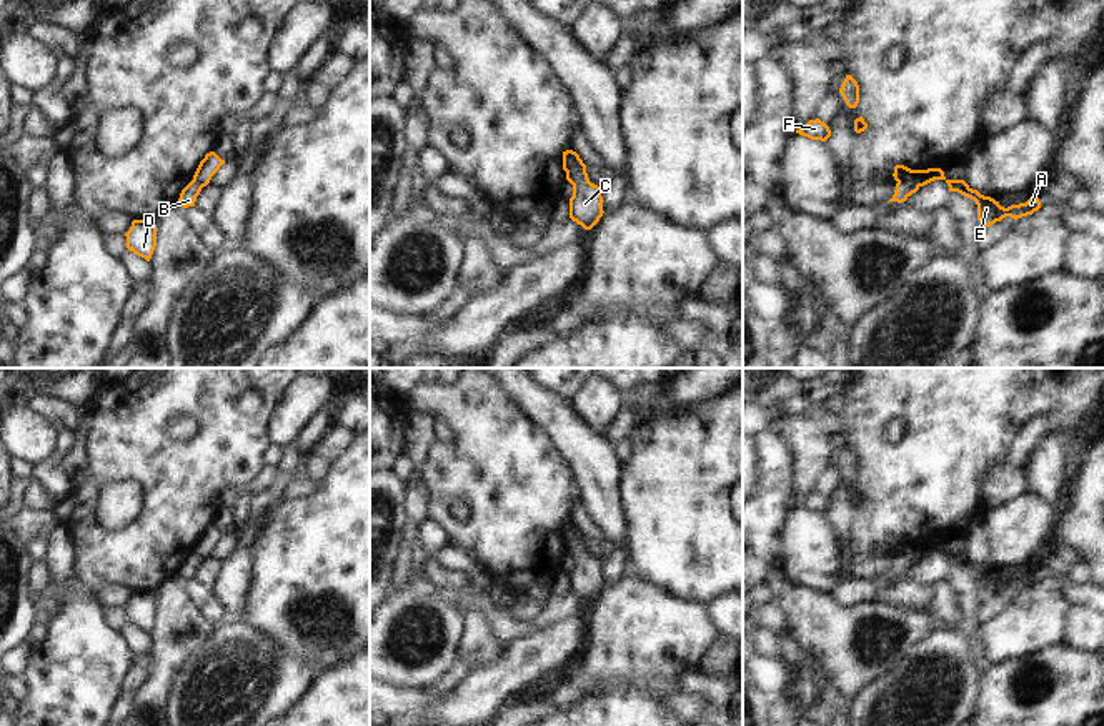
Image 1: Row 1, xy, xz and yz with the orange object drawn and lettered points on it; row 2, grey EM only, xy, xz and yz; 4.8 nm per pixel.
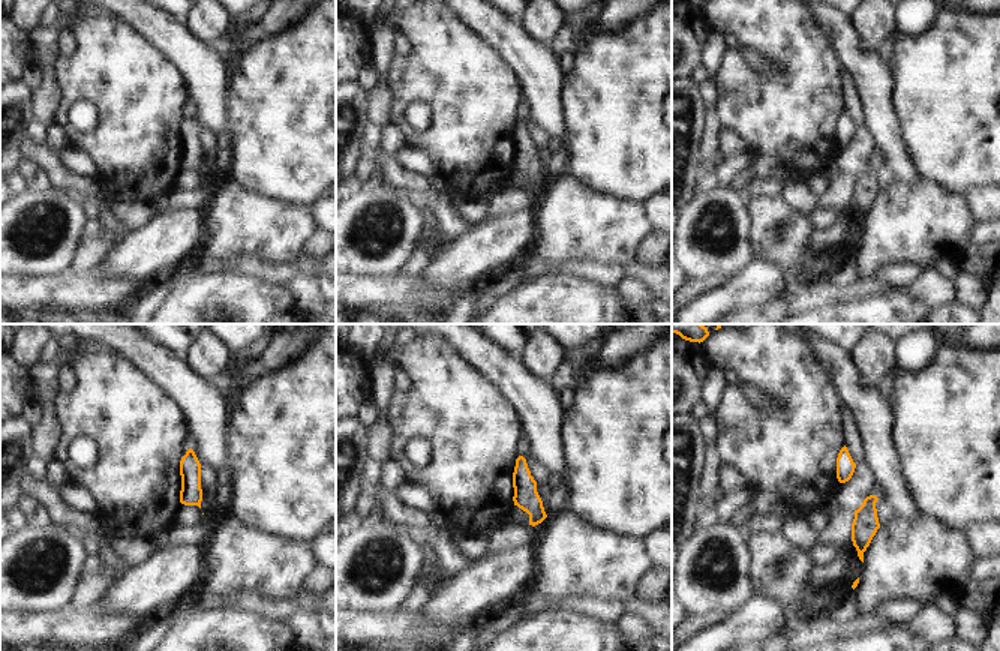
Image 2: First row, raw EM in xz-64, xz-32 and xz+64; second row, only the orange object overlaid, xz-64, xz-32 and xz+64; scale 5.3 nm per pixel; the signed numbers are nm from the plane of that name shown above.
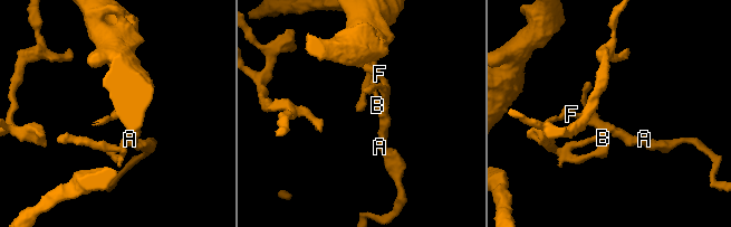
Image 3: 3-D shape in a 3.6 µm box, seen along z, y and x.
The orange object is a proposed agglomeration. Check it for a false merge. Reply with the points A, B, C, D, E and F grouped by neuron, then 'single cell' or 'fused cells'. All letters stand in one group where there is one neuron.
A C E F / B D | fused cells

